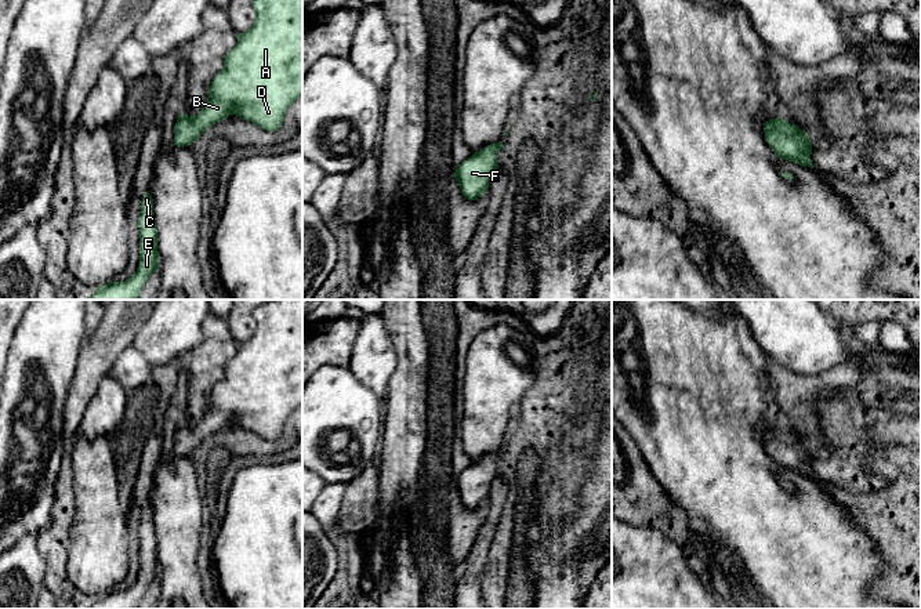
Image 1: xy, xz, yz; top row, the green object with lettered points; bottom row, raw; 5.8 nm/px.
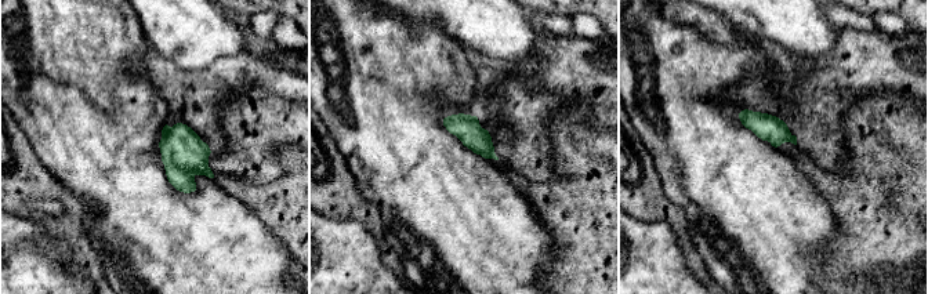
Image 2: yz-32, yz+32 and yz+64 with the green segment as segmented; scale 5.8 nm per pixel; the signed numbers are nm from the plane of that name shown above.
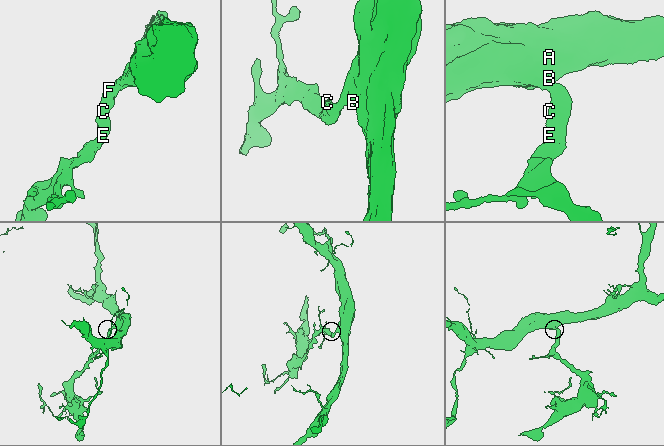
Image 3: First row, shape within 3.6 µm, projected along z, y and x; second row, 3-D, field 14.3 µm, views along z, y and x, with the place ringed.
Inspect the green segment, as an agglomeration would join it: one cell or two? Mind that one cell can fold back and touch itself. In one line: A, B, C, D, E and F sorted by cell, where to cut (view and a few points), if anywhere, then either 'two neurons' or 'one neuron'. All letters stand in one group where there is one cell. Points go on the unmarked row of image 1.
A B C D E F; no cut; one neuron

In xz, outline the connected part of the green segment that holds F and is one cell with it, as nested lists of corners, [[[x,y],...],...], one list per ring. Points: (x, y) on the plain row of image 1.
[[[503,452],[487,454],[458,475],[454,487],[465,508],[476,510],[487,500],[489,489],[498,478],[497,463],[501,457]]]

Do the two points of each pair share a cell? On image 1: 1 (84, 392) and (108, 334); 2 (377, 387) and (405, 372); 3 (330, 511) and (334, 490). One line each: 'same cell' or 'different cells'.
1: same cell
2: different cells
3: same cell

